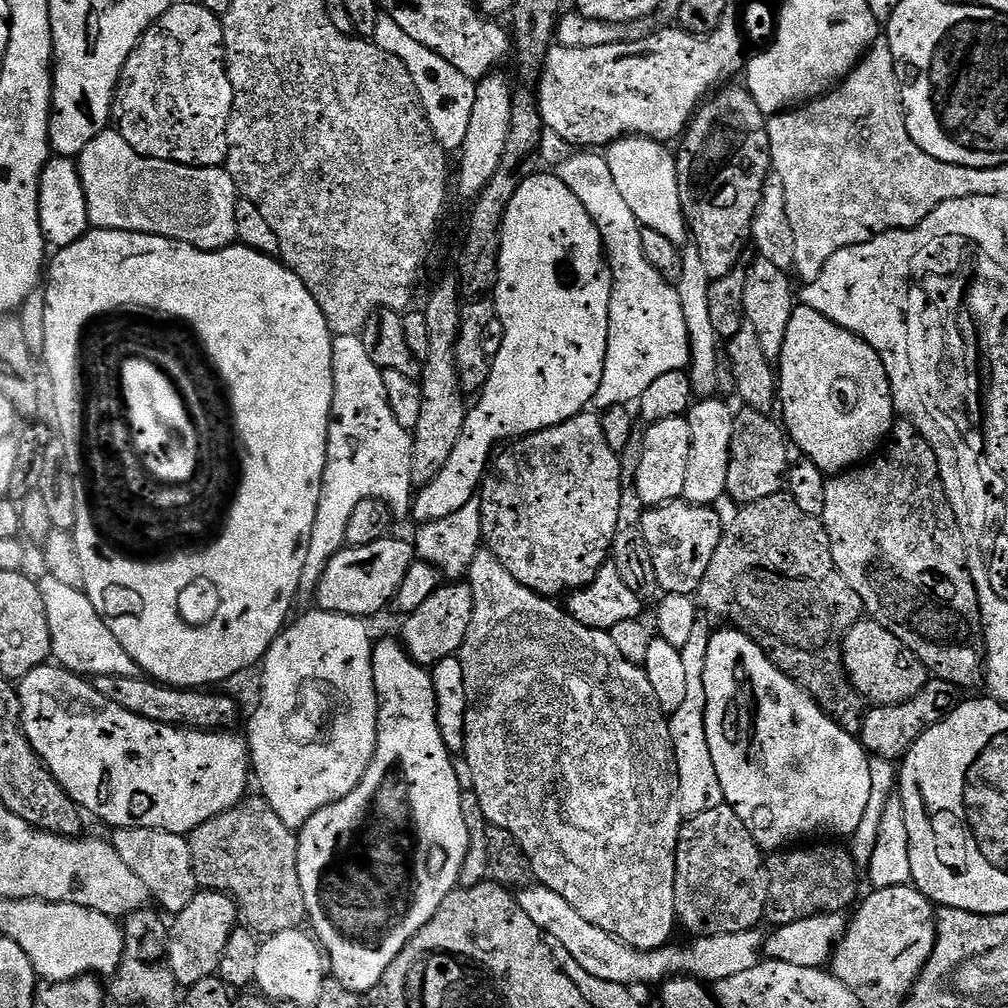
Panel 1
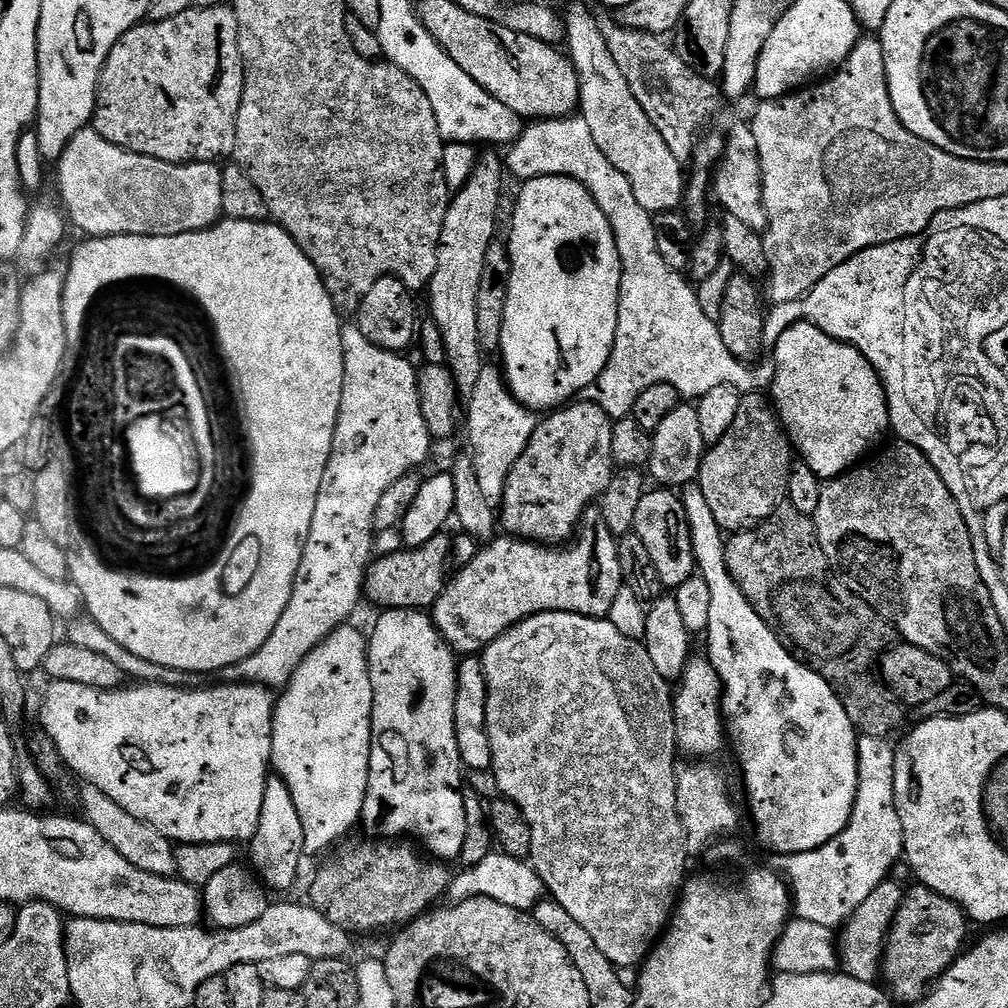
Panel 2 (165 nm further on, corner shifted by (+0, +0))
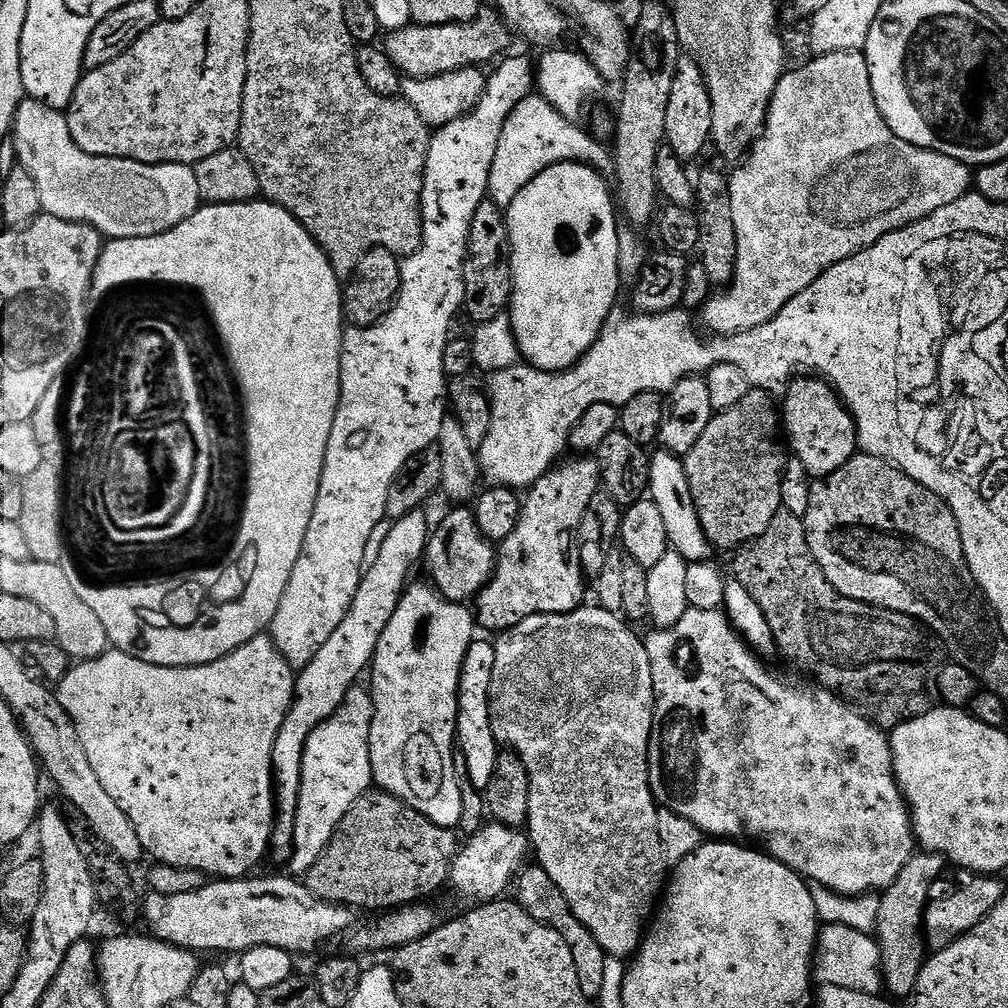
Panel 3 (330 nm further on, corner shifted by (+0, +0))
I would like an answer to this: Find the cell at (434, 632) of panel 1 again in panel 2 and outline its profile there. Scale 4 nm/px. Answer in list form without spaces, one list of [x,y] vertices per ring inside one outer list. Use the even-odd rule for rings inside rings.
[[[596,506],[584,511],[582,527],[575,533],[574,539],[563,546],[545,546],[515,536],[501,535],[485,543],[478,555],[457,571],[460,572],[457,576],[455,573],[447,581],[444,593],[430,609],[431,618],[440,631],[440,637],[452,647],[453,652],[480,654],[490,642],[494,642],[512,625],[521,624],[527,616],[537,616],[543,612],[569,612],[579,616],[607,617],[624,583],[617,543],[617,537],[606,526]]]

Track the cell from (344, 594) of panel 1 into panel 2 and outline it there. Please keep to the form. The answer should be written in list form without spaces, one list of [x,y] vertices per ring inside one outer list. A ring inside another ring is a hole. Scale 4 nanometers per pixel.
[[[447,535],[435,536],[430,542],[426,542],[423,548],[408,548],[394,554],[376,556],[369,563],[364,578],[363,595],[372,604],[377,604],[377,609],[389,608],[415,608],[417,610],[431,609],[437,598],[444,593],[446,581],[449,579],[450,557],[452,554],[452,541]]]

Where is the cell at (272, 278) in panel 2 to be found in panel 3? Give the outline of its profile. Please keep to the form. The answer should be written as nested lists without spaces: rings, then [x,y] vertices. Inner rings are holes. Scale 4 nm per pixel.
[[[257,198],[245,204],[204,204],[194,215],[186,218],[186,222],[174,226],[174,230],[166,230],[150,238],[112,240],[112,248],[104,252],[104,260],[100,260],[100,272],[96,272],[96,292],[104,292],[104,288],[112,288],[112,284],[120,284],[120,280],[152,280],[152,276],[160,276],[160,280],[196,284],[196,288],[204,288],[205,298],[212,300],[214,315],[216,320],[220,320],[222,338],[228,340],[232,360],[236,360],[236,373],[239,380],[244,380],[248,433],[252,435],[252,501],[246,502],[244,532],[240,532],[240,544],[236,544],[236,556],[232,556],[232,560],[228,560],[228,565],[222,566],[220,572],[198,574],[195,582],[178,584],[173,592],[167,592],[164,588],[159,590],[123,588],[116,592],[92,592],[92,588],[84,588],[82,602],[86,602],[86,606],[90,606],[94,614],[98,614],[102,626],[106,626],[108,642],[113,649],[130,654],[142,662],[150,662],[154,666],[197,668],[226,658],[234,650],[249,644],[256,636],[269,631],[274,614],[278,614],[278,602],[282,602],[282,594],[286,594],[286,582],[290,582],[290,574],[294,574],[298,554],[302,554],[302,546],[306,542],[306,530],[314,514],[314,502],[318,498],[326,446],[330,442],[330,430],[334,426],[340,401],[340,355],[346,331],[344,297],[341,277],[336,275],[334,266],[328,261],[328,255],[320,249],[318,242],[314,242],[314,238],[302,227],[298,218],[294,218],[294,214],[263,198]]]

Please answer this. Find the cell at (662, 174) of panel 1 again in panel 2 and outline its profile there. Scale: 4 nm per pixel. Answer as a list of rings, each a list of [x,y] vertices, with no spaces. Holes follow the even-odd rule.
[[[578,2],[564,14],[564,23],[566,45],[570,48],[570,59],[579,80],[578,110],[594,142],[603,156],[626,175],[640,206],[653,214],[671,213],[679,209],[686,187],[682,162],[674,158],[669,146],[634,98],[629,83],[608,50],[603,29],[600,30],[589,10]]]

